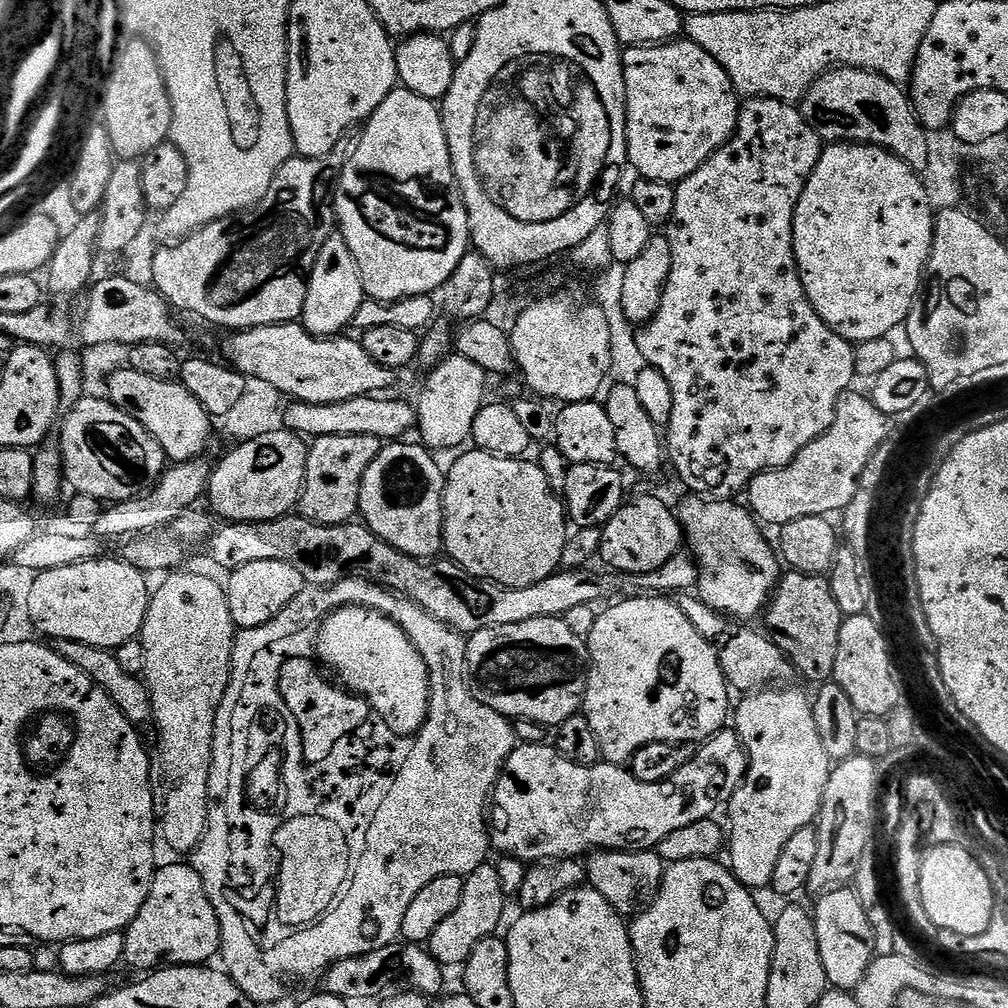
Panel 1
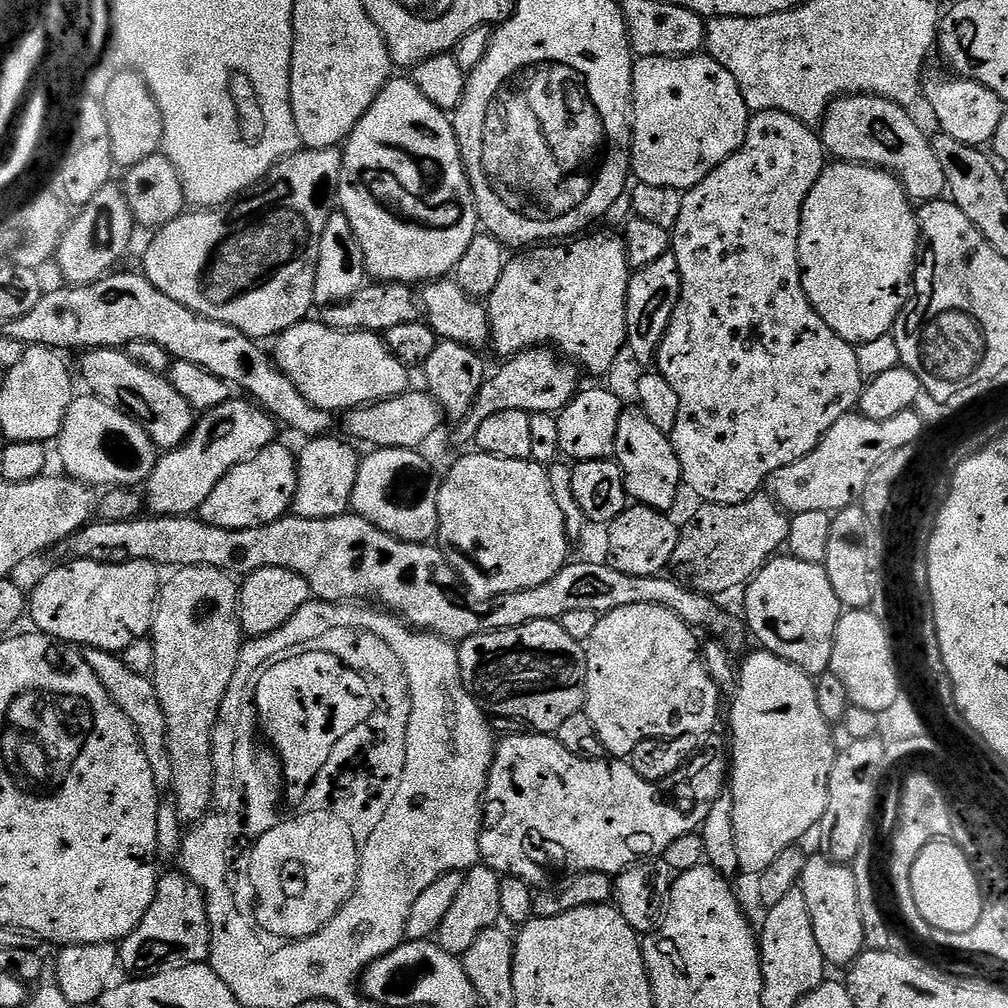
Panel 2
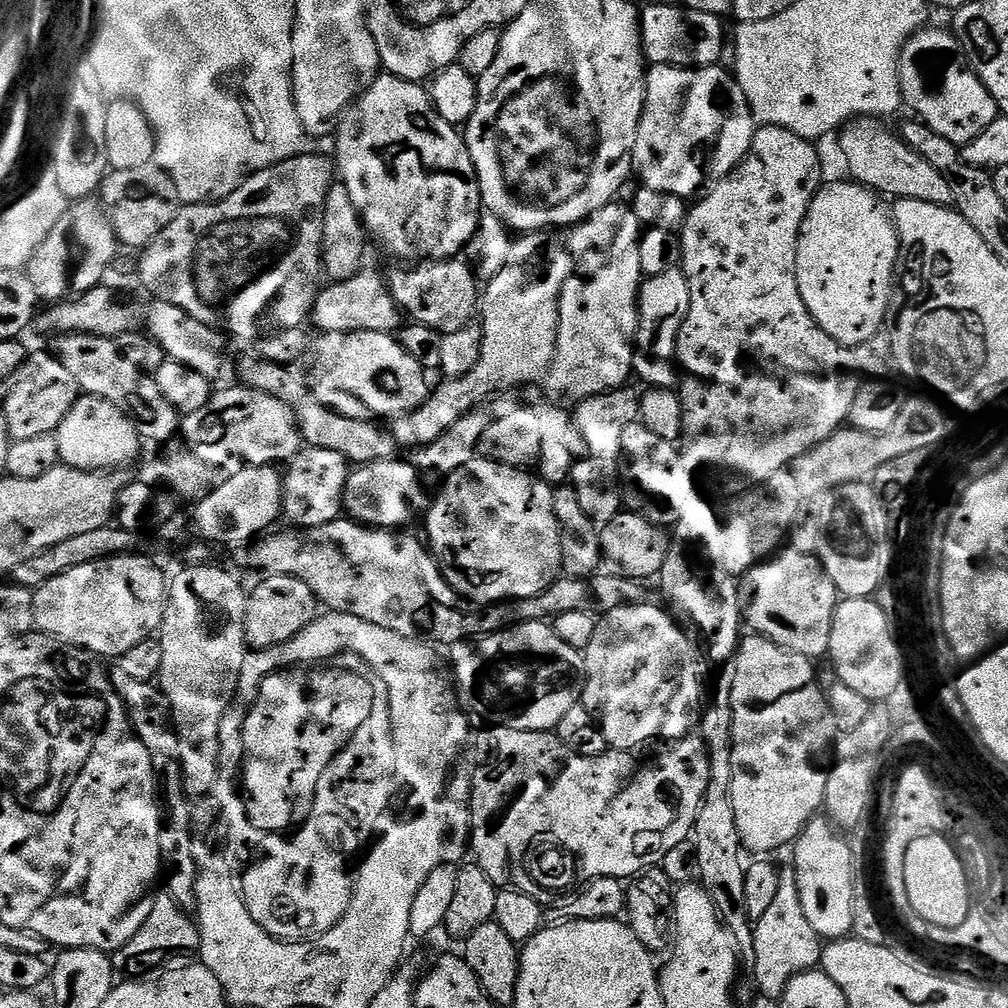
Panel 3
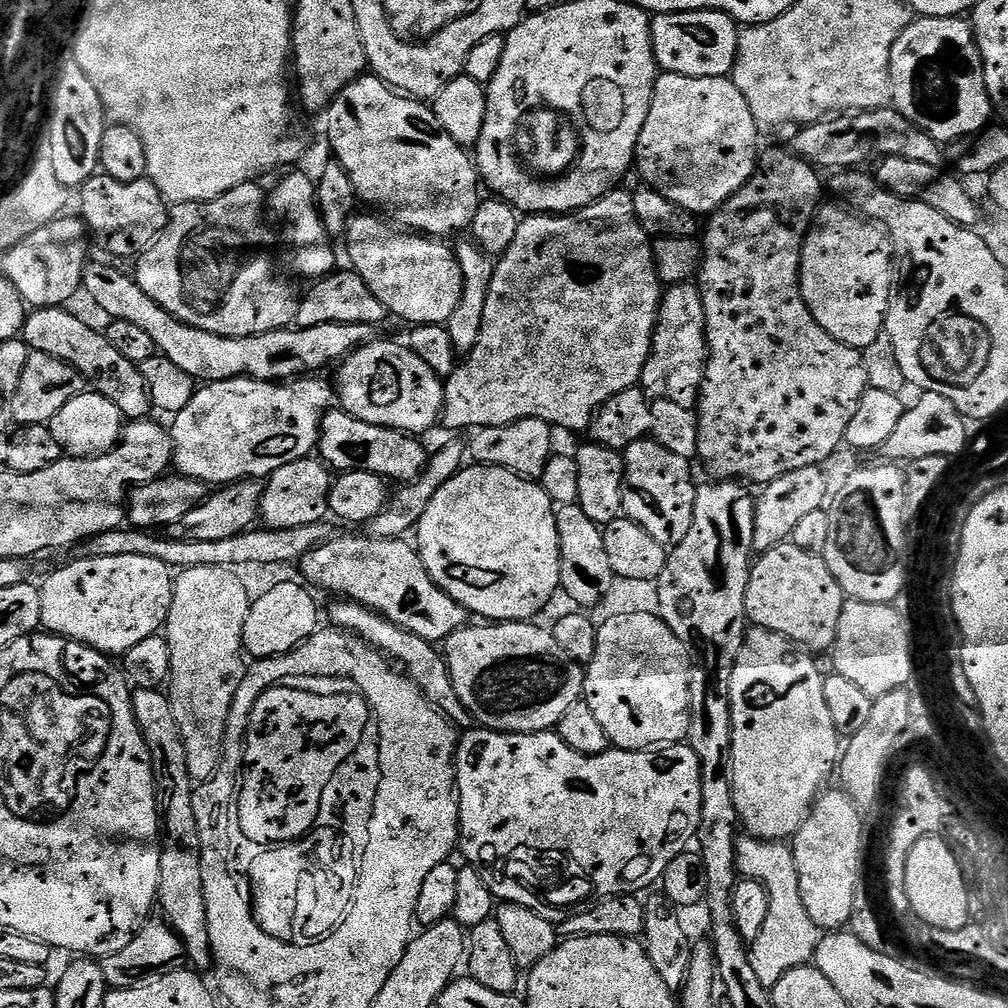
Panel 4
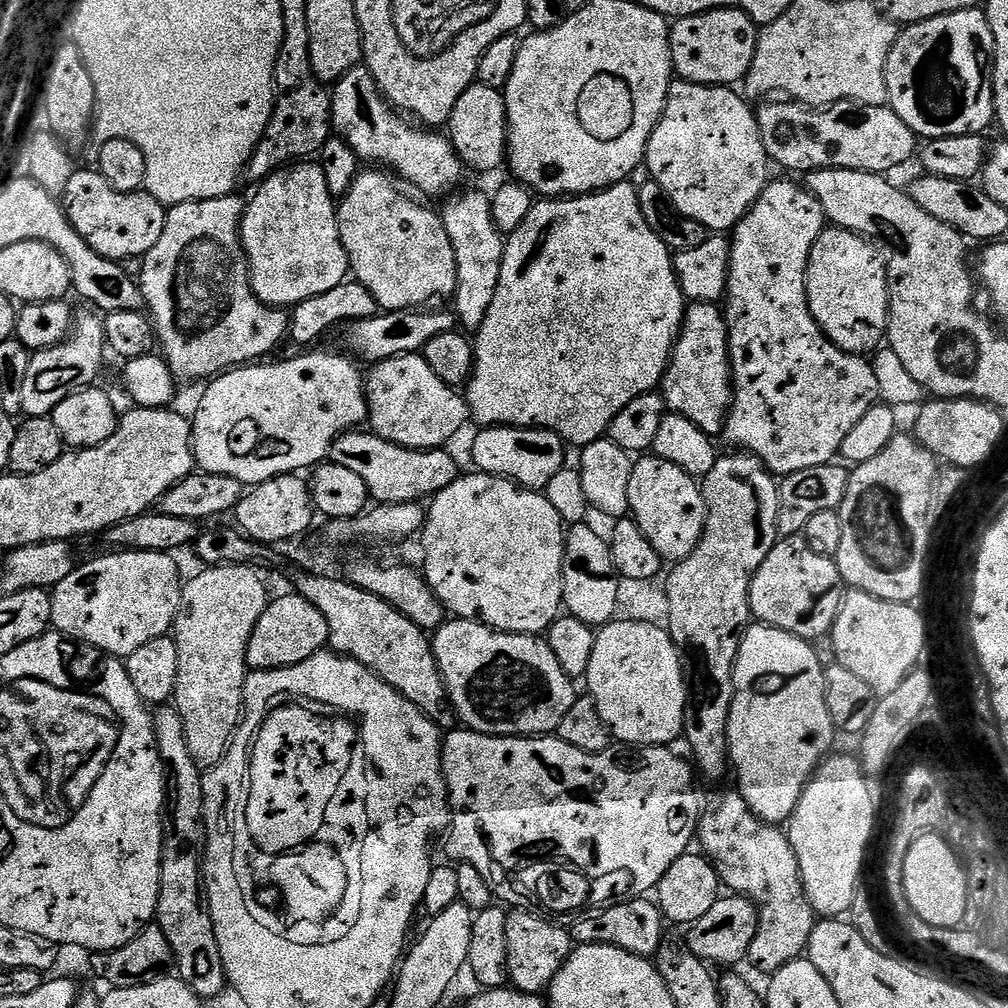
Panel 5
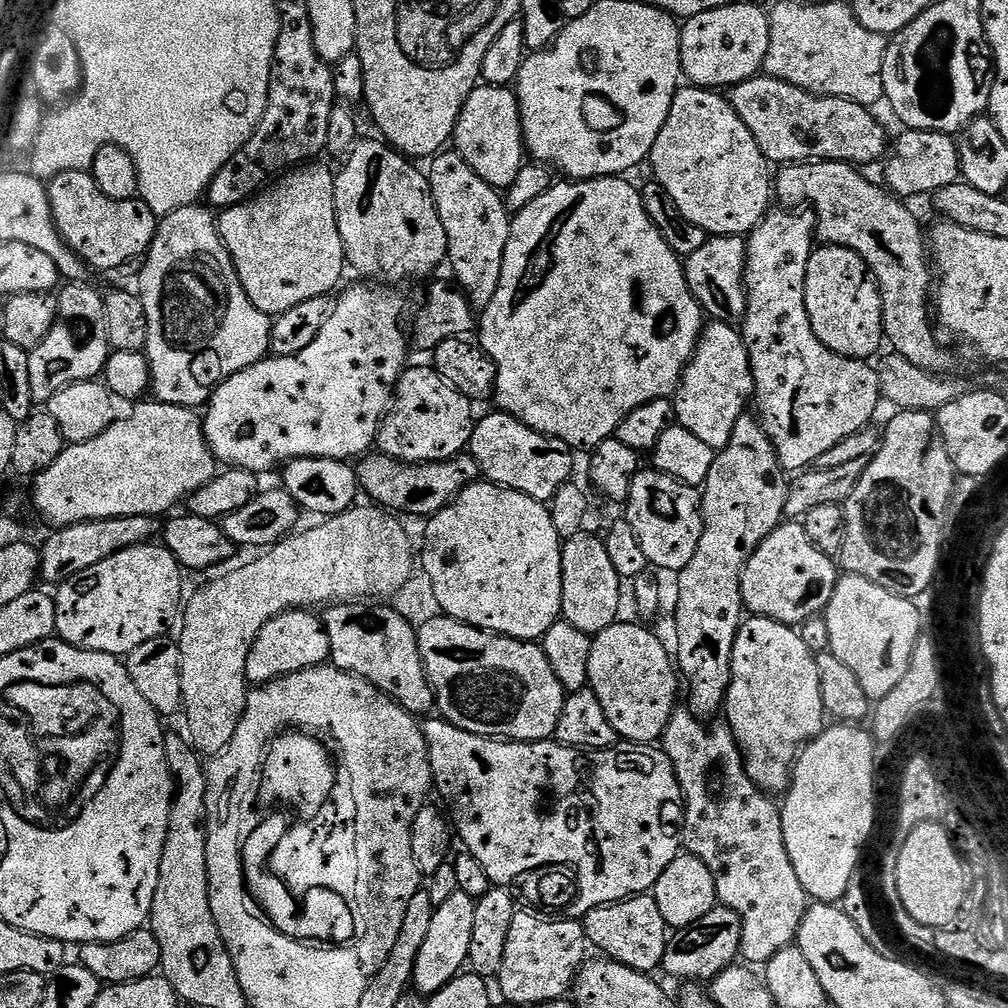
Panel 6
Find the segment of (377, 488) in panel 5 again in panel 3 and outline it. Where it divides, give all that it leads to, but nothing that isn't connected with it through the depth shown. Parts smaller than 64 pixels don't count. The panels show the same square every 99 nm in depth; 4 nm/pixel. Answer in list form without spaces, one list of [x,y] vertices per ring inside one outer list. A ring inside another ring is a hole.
[[[253,358],[253,360],[244,360],[240,364],[240,376],[245,385],[254,390],[258,390],[262,394],[270,394],[270,398],[278,398],[278,402],[282,402],[287,408],[291,408],[292,417],[296,420],[296,427],[300,429],[300,439],[307,447],[317,448],[318,450],[330,450],[334,454],[342,454],[348,459],[349,465],[359,466],[361,464],[373,464],[379,460],[391,460],[397,455],[398,445],[393,438],[391,431],[384,432],[379,423],[370,420],[355,420],[354,418],[346,418],[342,414],[338,414],[334,409],[327,408],[322,402],[318,402],[318,398],[314,398],[312,389],[308,387],[303,379],[300,380],[292,373],[293,369],[286,364],[278,362],[270,362]]]

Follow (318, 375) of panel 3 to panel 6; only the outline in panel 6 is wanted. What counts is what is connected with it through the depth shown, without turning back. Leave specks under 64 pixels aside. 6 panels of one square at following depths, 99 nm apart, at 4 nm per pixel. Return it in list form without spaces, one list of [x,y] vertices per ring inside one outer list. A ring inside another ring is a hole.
[[[409,367],[396,383],[396,395],[390,405],[390,411],[380,425],[378,448],[385,456],[393,456],[406,464],[433,464],[439,460],[452,460],[461,455],[471,445],[474,415],[473,401],[466,399],[454,386],[445,382],[435,370],[428,368]]]

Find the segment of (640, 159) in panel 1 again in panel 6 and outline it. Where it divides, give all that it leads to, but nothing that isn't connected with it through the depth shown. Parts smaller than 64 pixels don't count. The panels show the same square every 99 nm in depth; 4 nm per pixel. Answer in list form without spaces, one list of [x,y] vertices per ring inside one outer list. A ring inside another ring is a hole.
[[[684,86],[677,91],[674,102],[670,106],[670,114],[666,114],[666,126],[662,126],[662,134],[658,134],[658,138],[652,147],[651,164],[652,172],[656,175],[653,176],[655,183],[661,184],[670,193],[670,198],[674,198],[678,210],[682,210],[682,215],[685,218],[690,218],[690,222],[694,222],[694,226],[702,226],[702,230],[707,232],[709,236],[747,237],[748,233],[760,225],[764,215],[770,211],[771,204],[768,203],[773,203],[774,200],[774,180],[770,172],[768,176],[768,168],[770,169],[769,160],[764,157],[762,150],[758,150],[758,142],[754,142],[754,134],[750,134],[750,130],[746,130],[746,122],[742,122],[742,118],[738,118],[731,99],[727,95],[711,88]]]

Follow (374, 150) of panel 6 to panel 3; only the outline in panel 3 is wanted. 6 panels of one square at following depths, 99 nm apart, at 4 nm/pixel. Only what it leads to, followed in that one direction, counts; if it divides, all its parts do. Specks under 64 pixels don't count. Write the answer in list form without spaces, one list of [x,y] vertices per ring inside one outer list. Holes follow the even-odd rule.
[[[453,258],[396,267],[400,268],[387,273],[386,281],[388,289],[394,294],[394,302],[398,302],[401,313],[409,321],[430,326],[441,334],[457,332],[473,323],[482,295],[473,265]]]

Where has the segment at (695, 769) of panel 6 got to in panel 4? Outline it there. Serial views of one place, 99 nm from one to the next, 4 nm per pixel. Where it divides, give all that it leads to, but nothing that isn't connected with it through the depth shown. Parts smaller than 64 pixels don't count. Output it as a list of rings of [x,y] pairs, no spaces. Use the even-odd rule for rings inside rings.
[[[744,834],[737,839],[736,858],[739,871],[747,879],[757,880],[770,898],[766,923],[762,925],[762,934],[758,934],[758,938],[751,941],[750,955],[754,974],[758,974],[758,982],[762,982],[764,988],[771,990],[790,970],[813,963],[822,939],[822,929],[816,925],[814,918],[810,918],[810,914],[806,914],[798,866],[787,843],[759,840],[756,836]]]

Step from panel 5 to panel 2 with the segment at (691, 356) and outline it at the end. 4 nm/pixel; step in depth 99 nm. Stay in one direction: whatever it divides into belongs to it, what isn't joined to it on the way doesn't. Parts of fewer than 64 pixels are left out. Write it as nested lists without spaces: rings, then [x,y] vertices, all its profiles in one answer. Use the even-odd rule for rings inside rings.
[[[670,250],[658,262],[635,269],[628,277],[626,297],[626,326],[628,327],[627,351],[640,364],[651,365],[662,338],[670,326],[670,318],[680,301],[680,271],[676,255]]]

